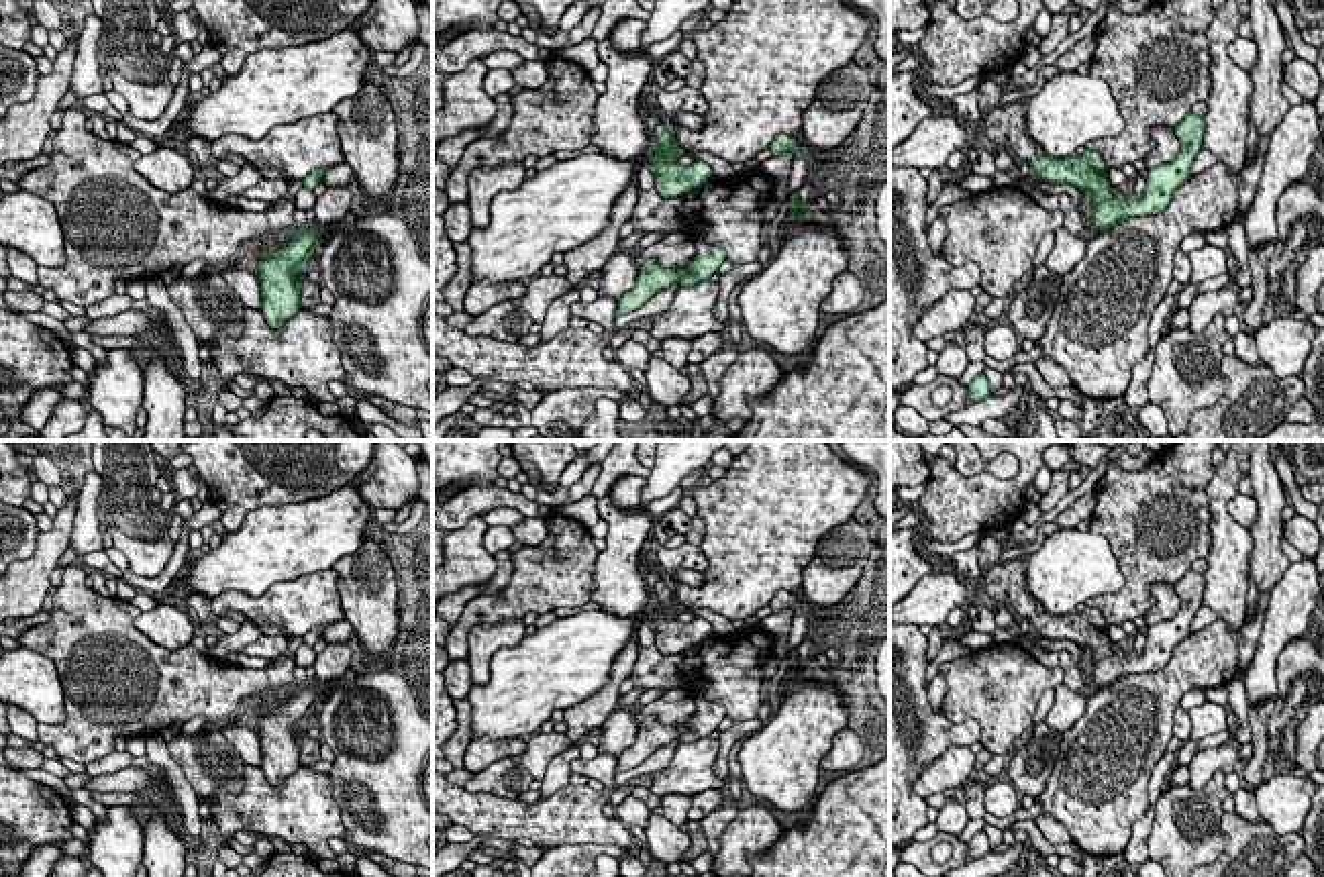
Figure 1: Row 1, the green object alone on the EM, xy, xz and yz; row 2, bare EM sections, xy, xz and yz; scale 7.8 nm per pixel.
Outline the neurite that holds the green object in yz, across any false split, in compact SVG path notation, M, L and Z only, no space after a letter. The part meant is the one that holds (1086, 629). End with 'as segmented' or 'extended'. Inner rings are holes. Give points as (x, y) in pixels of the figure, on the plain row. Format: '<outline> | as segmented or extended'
M983 536L979 547L979 569L985 577L983 589L994 604L1006 606L1014 616L1028 618L1036 632L1049 640L1071 640L1091 659L1091 679L1098 689L1134 675L1163 669L1175 647L1191 636L1191 622L1202 606L1206 579L1202 573L1187 571L1175 591L1181 600L1177 614L1144 628L1147 642L1140 651L1114 651L1106 632L1102 612L1087 606L1083 612L1053 616L1042 610L1040 602L1026 587L1026 563L1002 559L1002 545Z | extended

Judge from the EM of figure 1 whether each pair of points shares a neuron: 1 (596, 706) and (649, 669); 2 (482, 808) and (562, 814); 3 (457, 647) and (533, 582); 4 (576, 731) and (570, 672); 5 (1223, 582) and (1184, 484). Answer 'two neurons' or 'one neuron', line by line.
1: two neurons
2: one neuron
3: one neuron
4: two neurons
5: two neurons

